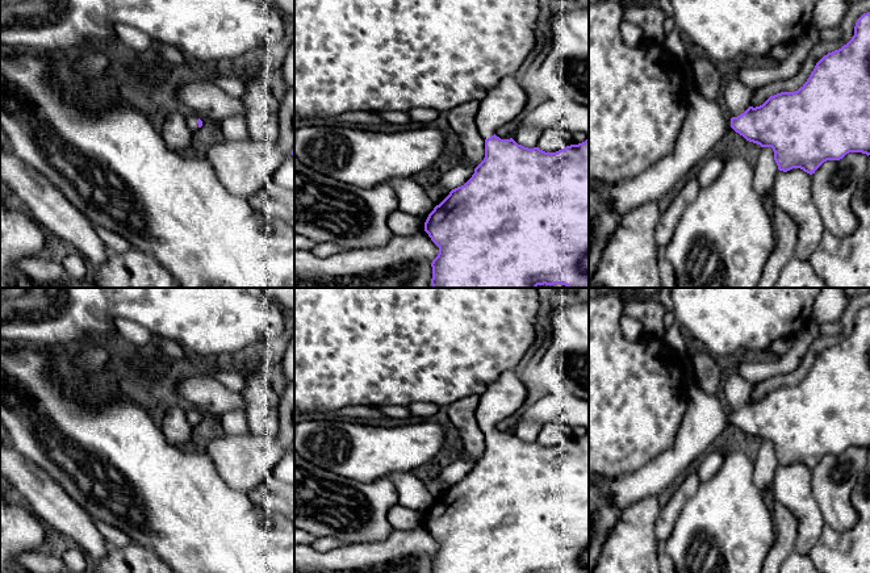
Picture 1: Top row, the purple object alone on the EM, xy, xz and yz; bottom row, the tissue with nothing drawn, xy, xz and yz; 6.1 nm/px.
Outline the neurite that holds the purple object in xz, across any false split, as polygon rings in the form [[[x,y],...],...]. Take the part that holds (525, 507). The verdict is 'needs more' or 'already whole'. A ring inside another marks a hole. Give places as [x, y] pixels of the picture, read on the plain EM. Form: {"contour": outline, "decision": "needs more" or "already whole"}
{"contour": [[[506,371],[489,384],[480,396],[476,419],[485,434],[485,452],[474,463],[472,472],[434,502],[424,516],[424,526],[439,541],[438,551],[432,555],[432,573],[589,573],[589,432],[578,439],[570,439],[556,447],[545,447],[539,442],[528,443],[518,439],[513,432],[501,434],[495,424],[518,411],[527,397],[527,389],[514,371]]], "decision": "needs more"}

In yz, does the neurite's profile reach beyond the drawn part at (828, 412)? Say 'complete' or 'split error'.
split error

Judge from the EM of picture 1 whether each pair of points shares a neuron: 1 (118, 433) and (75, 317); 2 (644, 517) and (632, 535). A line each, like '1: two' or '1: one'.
1: two
2: one

